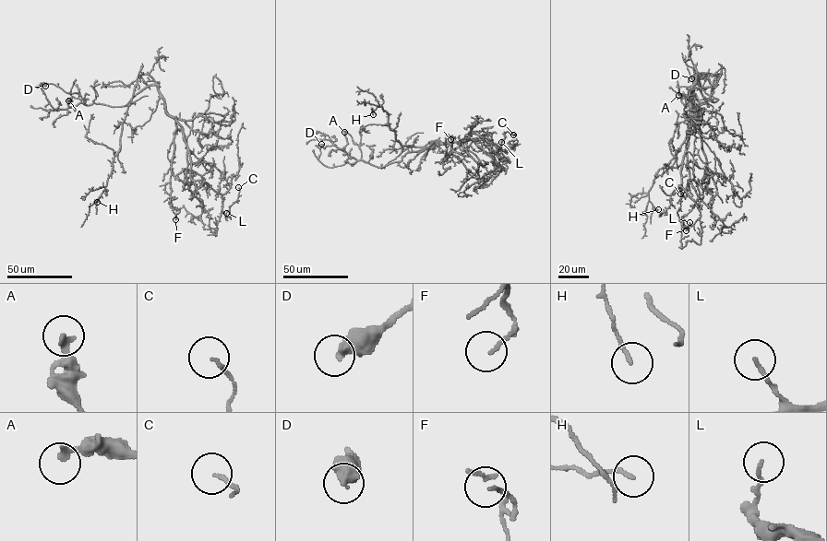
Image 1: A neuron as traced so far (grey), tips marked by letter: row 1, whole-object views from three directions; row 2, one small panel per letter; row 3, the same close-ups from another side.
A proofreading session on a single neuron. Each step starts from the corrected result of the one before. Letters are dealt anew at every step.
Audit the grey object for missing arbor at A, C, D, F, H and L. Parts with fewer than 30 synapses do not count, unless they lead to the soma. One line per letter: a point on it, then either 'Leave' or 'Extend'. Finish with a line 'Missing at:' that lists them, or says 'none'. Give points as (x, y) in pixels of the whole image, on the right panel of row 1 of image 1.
A: Place: (678, 95). Leave
C: Place: (680, 194). Leave
D: Place: (691, 78). Leave
F: Place: (686, 230). Leave
H: Place: (658, 209). Leave
L: Place: (689, 222). Leave
Missing at: none

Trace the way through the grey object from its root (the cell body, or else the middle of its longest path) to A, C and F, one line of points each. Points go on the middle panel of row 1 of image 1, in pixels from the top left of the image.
A: (436, 145), (409, 151), (401, 160), (378, 167), (348, 155), (343, 149), (347, 143), (344, 132)
C: (436, 145), (458, 143), (466, 135), (477, 134), (493, 145), (497, 152), (504, 134), (513, 135)
F: (436, 145), (451, 145), (448, 157), (445, 141), (449, 135), (455, 137), (450, 139)

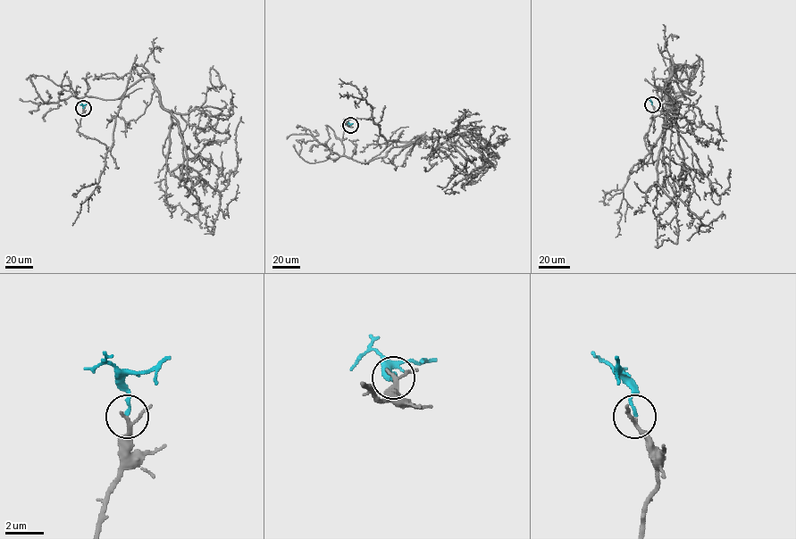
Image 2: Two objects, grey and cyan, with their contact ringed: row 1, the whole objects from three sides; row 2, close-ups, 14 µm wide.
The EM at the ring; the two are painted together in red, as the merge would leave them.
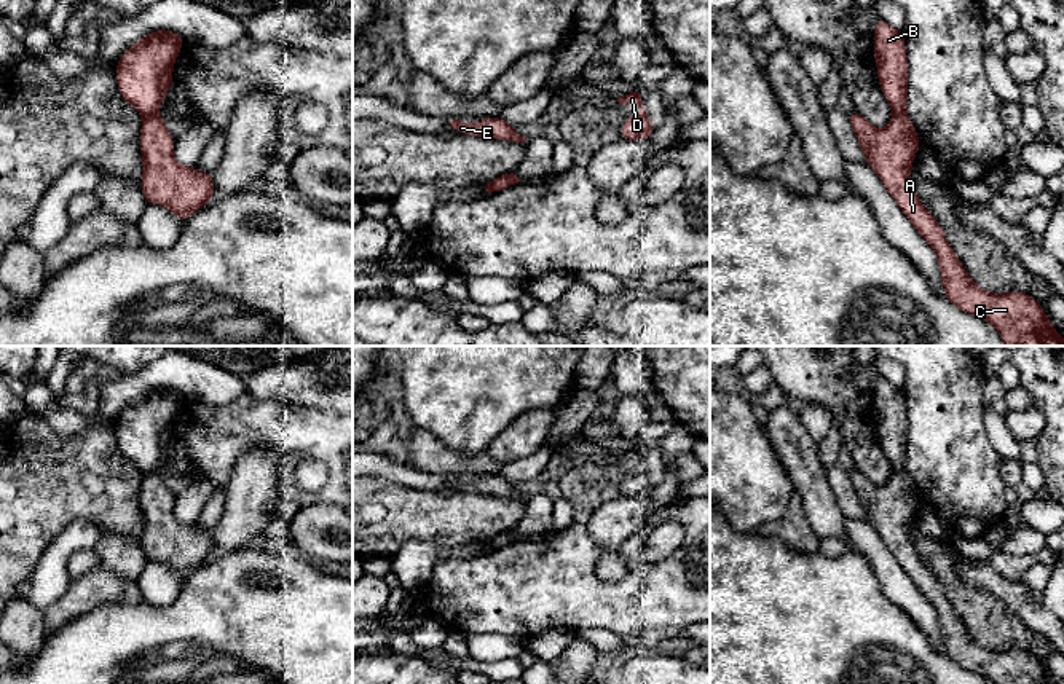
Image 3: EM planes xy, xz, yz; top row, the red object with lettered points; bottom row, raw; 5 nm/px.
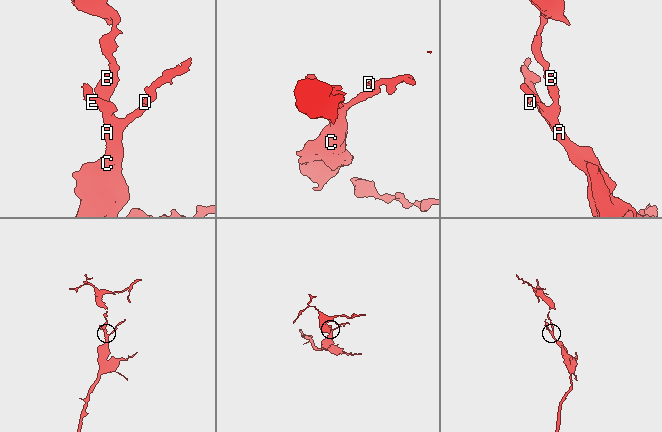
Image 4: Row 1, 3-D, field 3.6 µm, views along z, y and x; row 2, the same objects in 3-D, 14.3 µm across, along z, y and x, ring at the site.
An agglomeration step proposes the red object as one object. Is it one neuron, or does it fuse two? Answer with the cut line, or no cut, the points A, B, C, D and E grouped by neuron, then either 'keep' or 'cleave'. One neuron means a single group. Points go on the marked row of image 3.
cut in xy along (157, 112), (144, 118); A C D E / B; cleave

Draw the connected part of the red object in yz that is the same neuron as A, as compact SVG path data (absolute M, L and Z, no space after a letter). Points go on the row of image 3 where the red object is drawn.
M857 110L847 116L866 164L879 175L916 231L933 247L946 300L991 322L1005 346L1064 346L1064 340L1059 338L1037 300L1019 290L991 293L968 277L946 241L943 228L914 191L911 163L919 151L920 140L908 115L893 115L889 126L881 131Z

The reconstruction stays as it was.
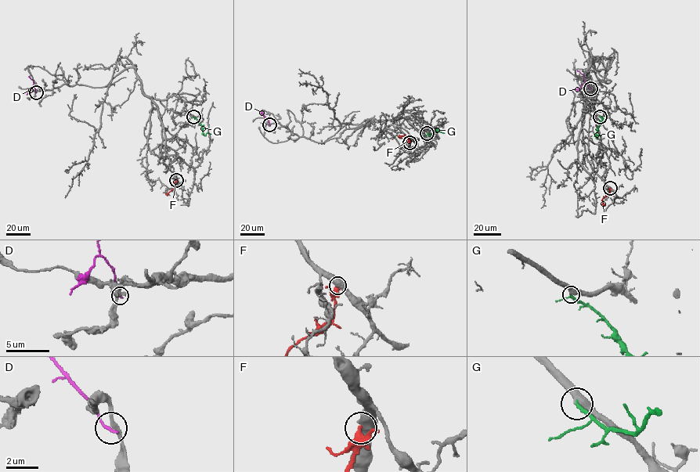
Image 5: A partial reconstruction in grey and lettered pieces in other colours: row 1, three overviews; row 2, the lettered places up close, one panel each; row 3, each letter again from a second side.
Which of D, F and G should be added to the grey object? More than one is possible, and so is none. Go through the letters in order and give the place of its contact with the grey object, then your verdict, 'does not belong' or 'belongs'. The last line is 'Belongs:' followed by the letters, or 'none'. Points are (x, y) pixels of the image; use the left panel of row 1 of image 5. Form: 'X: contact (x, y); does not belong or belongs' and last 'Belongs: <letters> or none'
D: contact (36, 92); does not belong
F: contact (176, 180); does not belong
G: contact (193, 117); belongs
Belongs: G

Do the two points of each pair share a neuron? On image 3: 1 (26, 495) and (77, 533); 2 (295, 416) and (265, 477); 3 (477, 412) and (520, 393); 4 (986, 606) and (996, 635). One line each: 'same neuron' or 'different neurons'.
1: different neurons
2: different neurons
3: same neuron
4: same neuron

